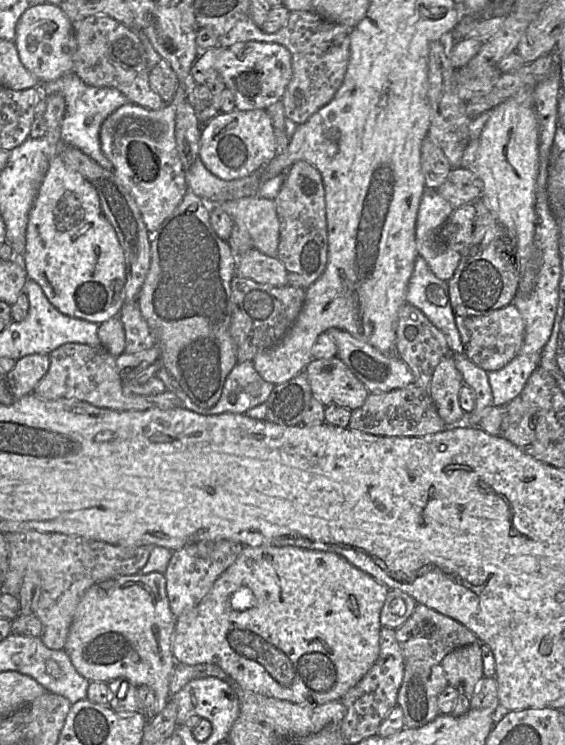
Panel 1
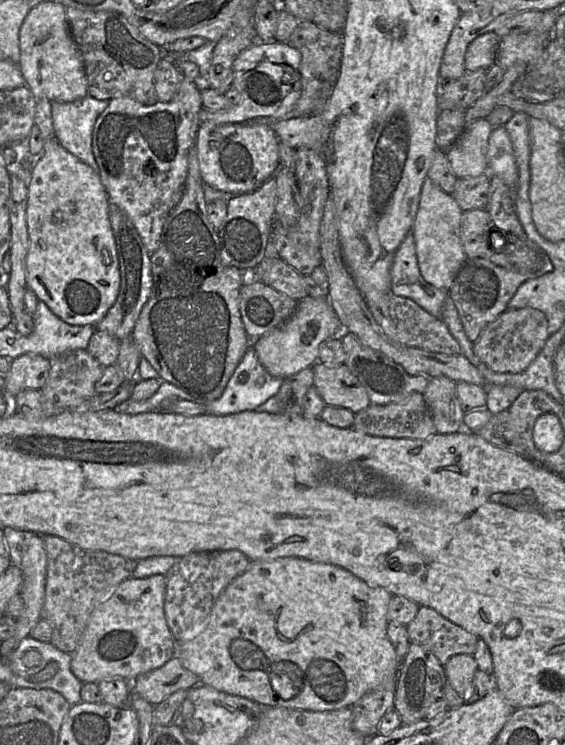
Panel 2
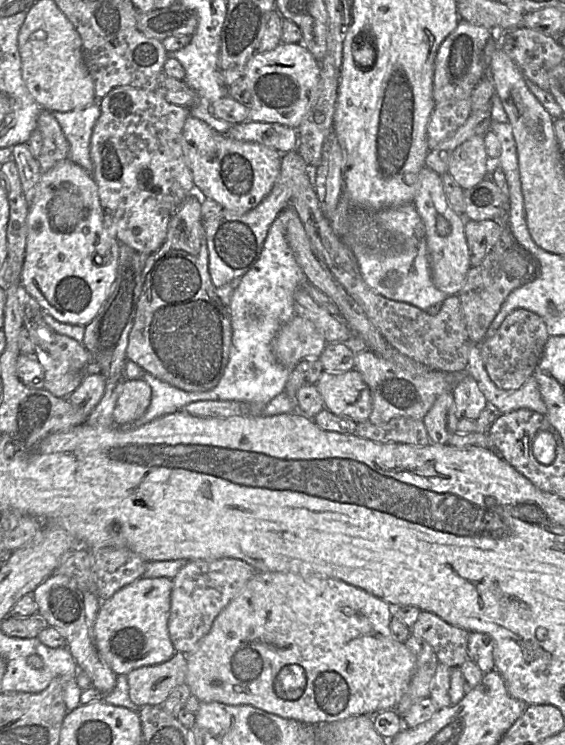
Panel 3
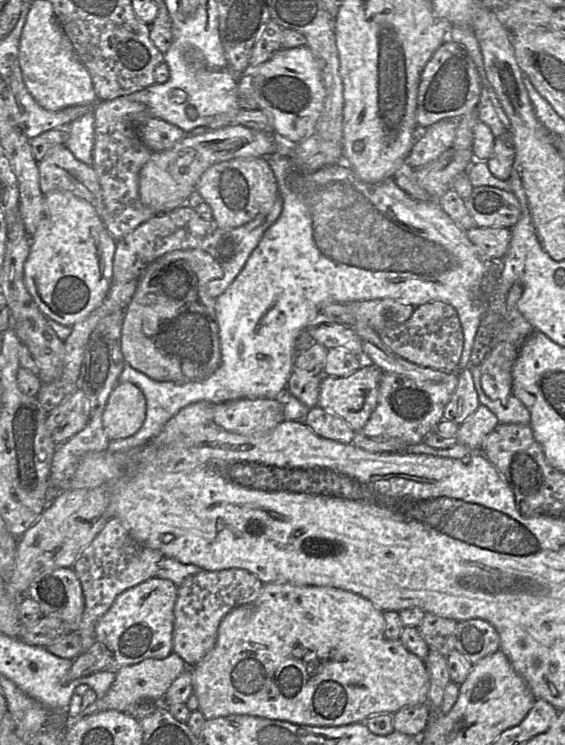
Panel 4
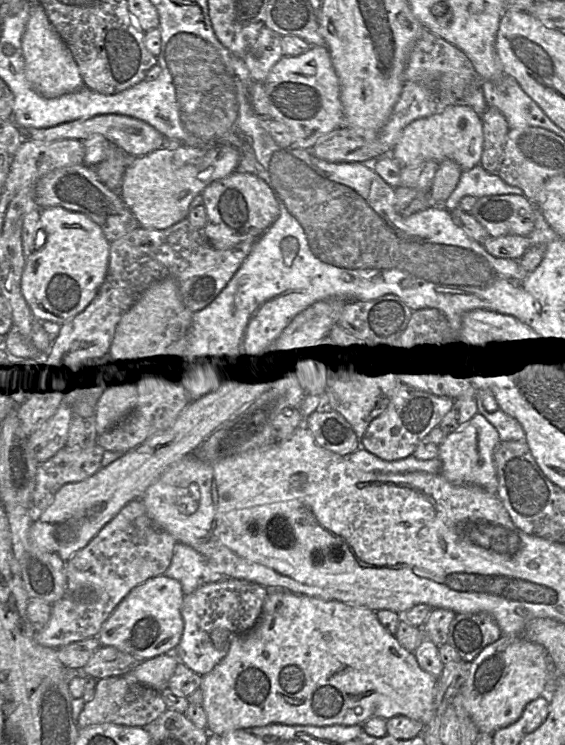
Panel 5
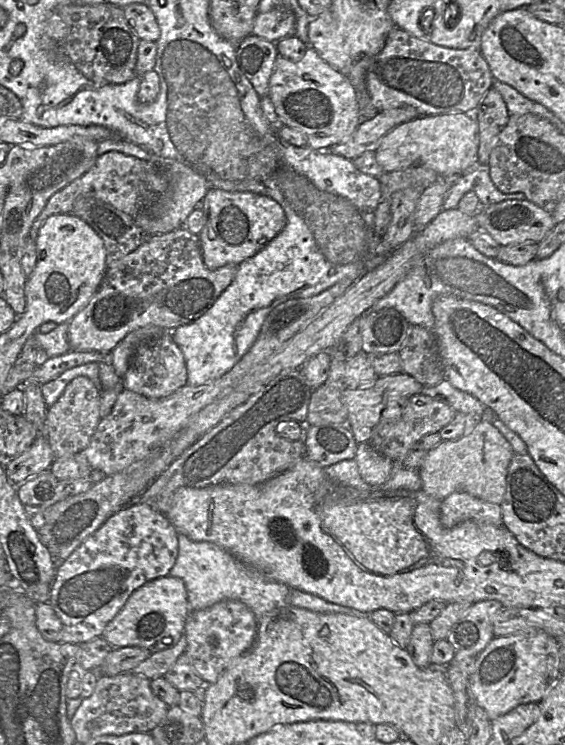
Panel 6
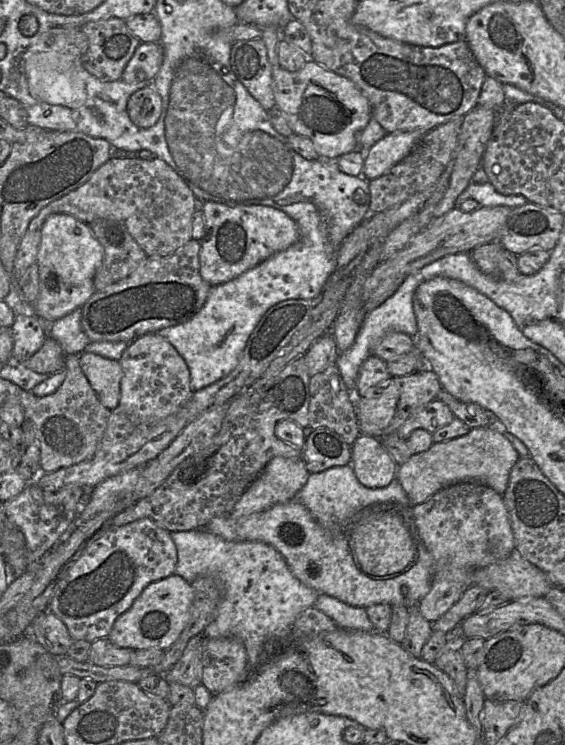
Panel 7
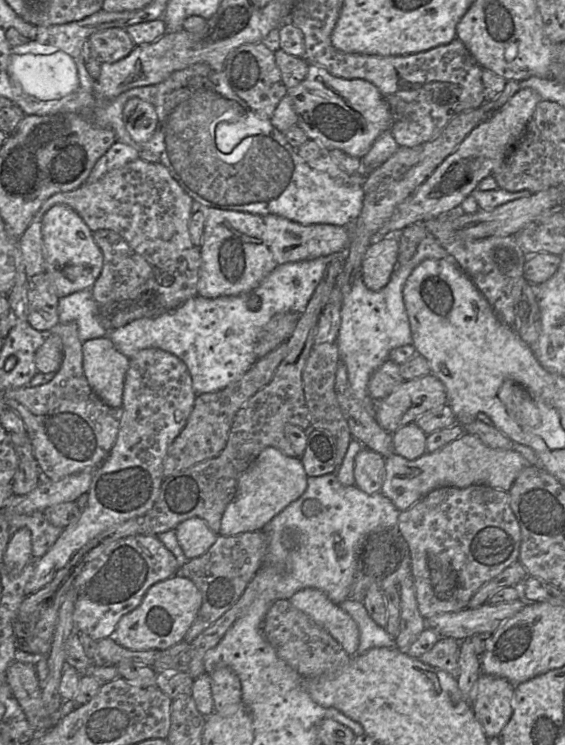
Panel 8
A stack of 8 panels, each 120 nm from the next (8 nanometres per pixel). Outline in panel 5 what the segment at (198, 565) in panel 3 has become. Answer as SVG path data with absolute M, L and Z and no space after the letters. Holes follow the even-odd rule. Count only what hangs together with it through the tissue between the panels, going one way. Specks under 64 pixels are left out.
M235 578L200 586L191 594L184 595L181 606L183 632L174 654L195 673L203 676L209 673L227 654L233 636L250 630L259 619L267 597L268 589L259 584ZM214 629L225 632L225 645L217 649L210 634Z

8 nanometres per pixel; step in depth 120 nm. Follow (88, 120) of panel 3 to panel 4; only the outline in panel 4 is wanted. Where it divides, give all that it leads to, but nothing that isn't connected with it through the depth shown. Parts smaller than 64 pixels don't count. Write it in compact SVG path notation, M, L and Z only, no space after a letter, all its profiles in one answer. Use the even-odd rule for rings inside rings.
M88 112L71 122L66 130L66 146L78 160L92 166L95 139L94 112Z

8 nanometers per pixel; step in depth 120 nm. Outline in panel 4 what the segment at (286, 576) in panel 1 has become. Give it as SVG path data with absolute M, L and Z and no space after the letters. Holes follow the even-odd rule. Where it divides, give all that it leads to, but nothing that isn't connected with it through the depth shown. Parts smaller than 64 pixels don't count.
M265 583L263 584L260 596L255 601L233 608L222 618L218 627L218 635L214 647L197 664L195 664L194 666L189 666L192 672L193 693L196 695L199 703L198 709L202 712L206 720L218 717L227 717L230 715L250 715L250 716L268 718L273 720L288 721L299 725L342 726L352 723L365 723L365 721L373 715L379 715L382 713L394 714L406 706L413 706L417 704L427 703L430 677L424 662L419 657L409 652L402 645L399 639L390 640L386 638L384 632L385 632L385 620L383 617L383 612L375 608L374 605L369 600L358 594L328 586L297 586L290 583Z

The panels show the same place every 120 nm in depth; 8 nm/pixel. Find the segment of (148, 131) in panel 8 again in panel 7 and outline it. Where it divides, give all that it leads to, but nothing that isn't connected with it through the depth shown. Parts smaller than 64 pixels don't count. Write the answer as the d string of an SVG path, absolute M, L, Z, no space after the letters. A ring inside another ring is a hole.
M153 80L150 85L136 91L133 93L127 102L127 113L130 120L139 128L147 129L156 124L161 114L161 97L152 85Z

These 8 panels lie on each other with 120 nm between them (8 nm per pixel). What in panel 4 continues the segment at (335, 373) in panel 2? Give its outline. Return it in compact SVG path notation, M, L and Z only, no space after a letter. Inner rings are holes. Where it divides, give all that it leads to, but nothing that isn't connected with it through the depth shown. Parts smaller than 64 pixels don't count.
M365 363L359 370L347 377L324 375L320 383L318 405L344 419L350 427L359 432L369 420L378 403L378 390L383 371L373 363Z

